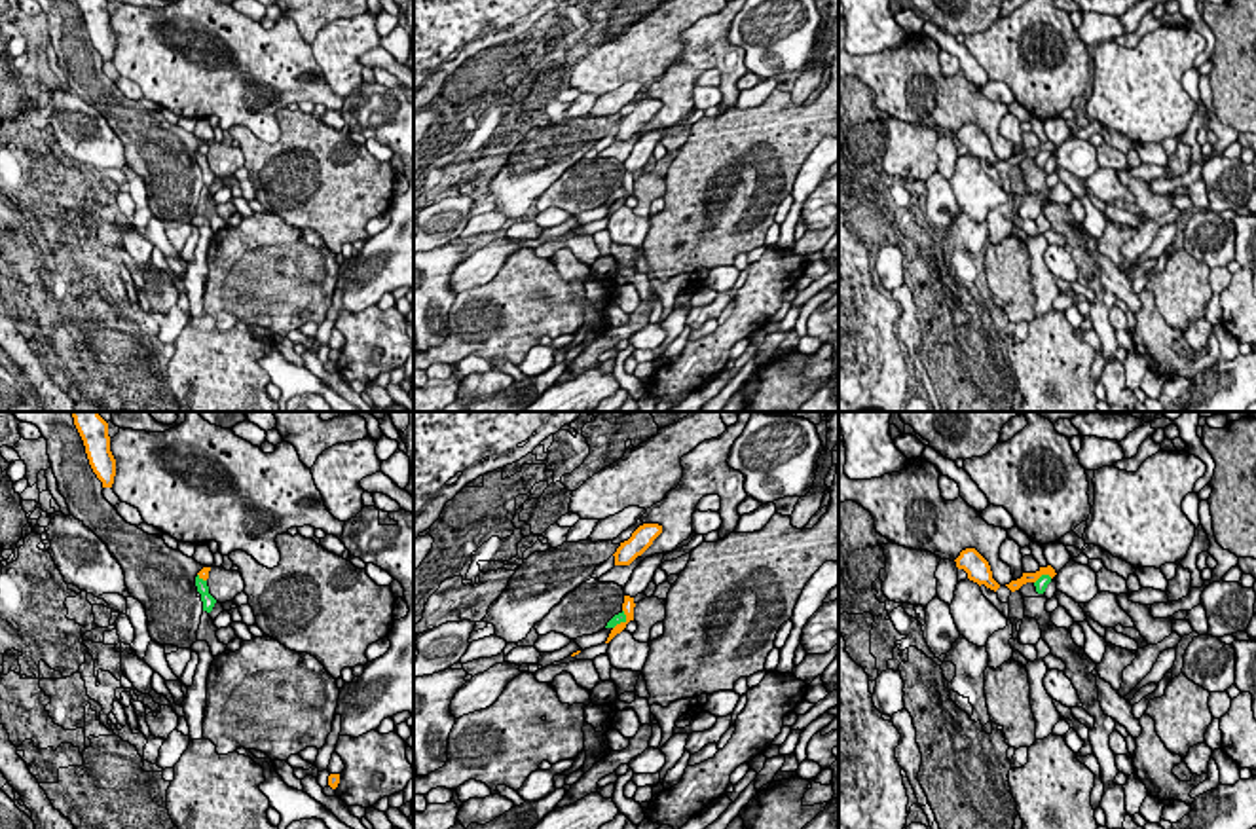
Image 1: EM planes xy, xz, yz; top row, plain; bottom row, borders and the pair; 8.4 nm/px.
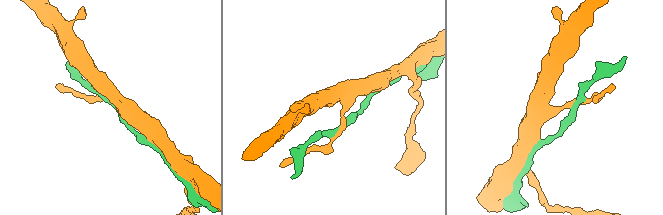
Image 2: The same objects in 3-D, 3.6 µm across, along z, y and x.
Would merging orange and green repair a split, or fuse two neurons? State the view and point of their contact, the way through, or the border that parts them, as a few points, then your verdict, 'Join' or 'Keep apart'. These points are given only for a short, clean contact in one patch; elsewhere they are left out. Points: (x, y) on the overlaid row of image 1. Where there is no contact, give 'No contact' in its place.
Touches orange at xz (623, 623). Keep apart

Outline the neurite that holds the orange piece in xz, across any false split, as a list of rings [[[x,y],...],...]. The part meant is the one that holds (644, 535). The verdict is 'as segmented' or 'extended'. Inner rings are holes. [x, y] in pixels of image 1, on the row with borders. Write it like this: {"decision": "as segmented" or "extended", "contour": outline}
{"decision": "as segmented", "contour": [[[643,524],[639,525],[632,537],[617,548],[615,565],[630,565],[637,556],[641,556],[653,541],[662,533],[662,525],[658,524]]]}

